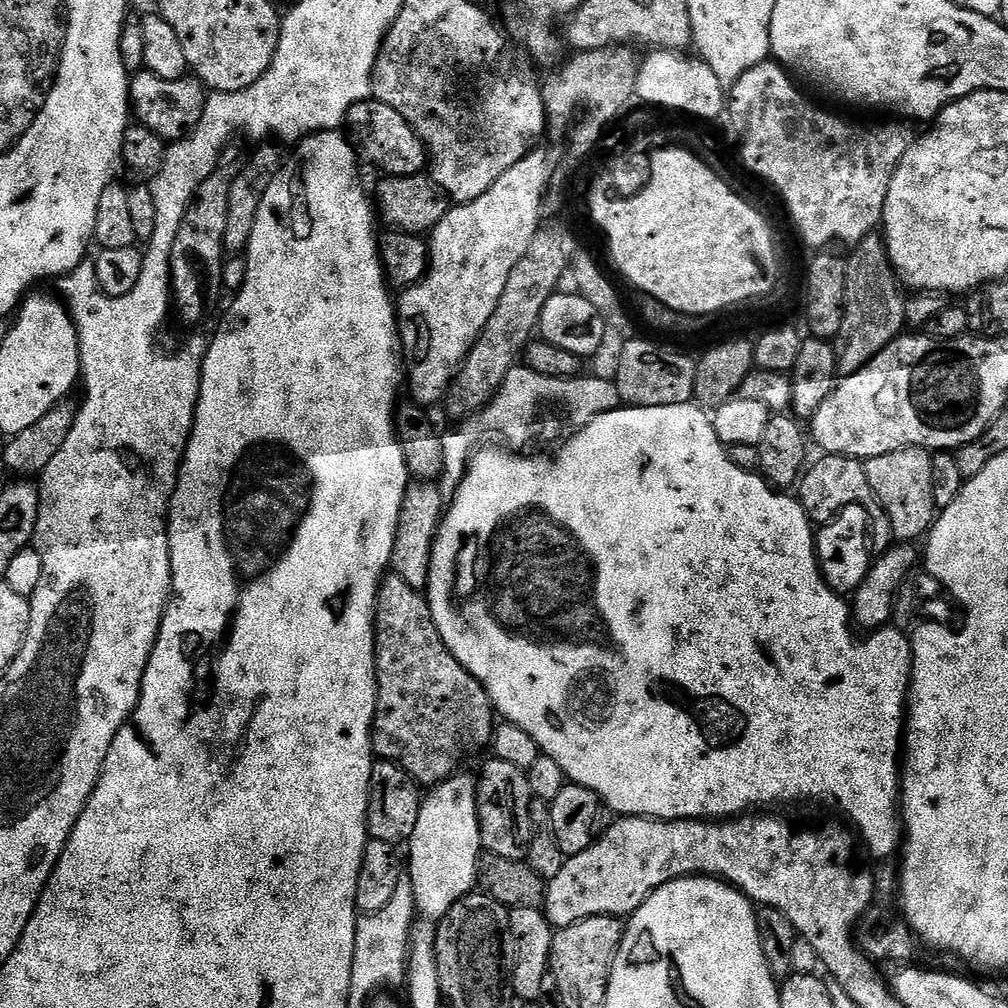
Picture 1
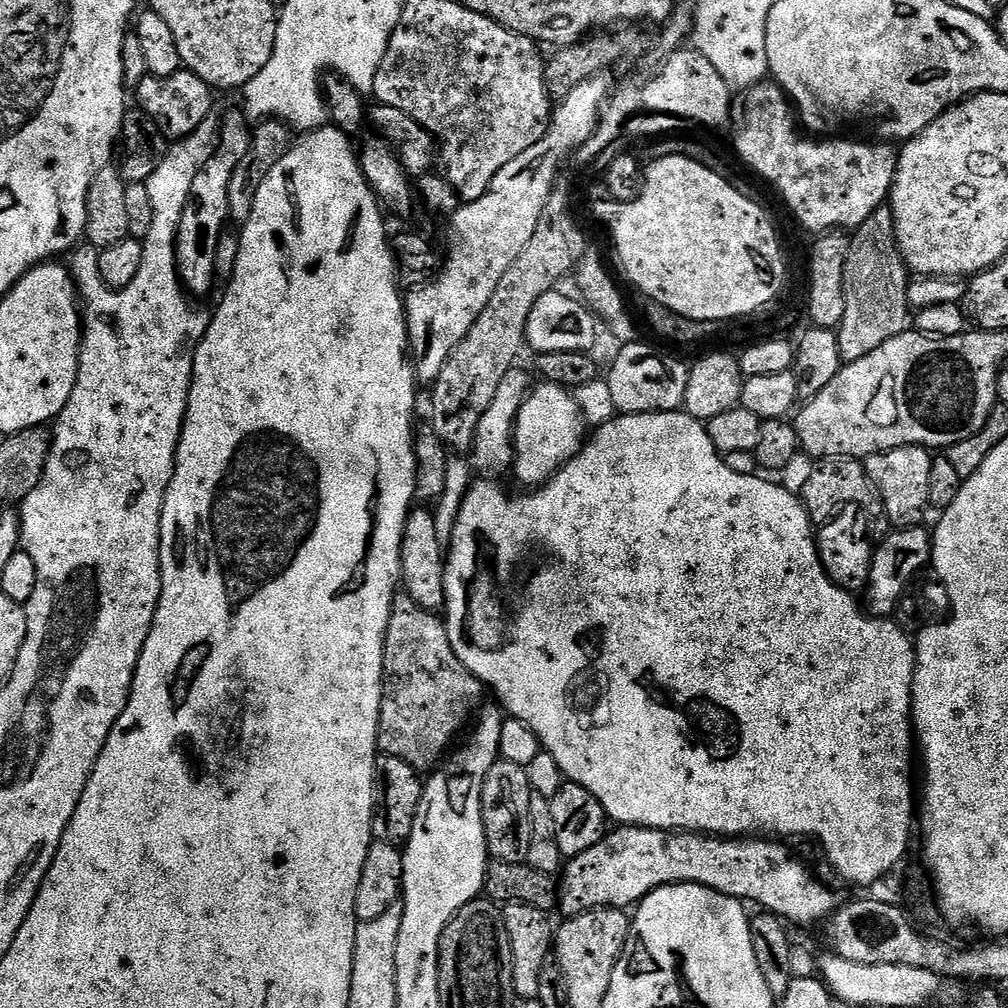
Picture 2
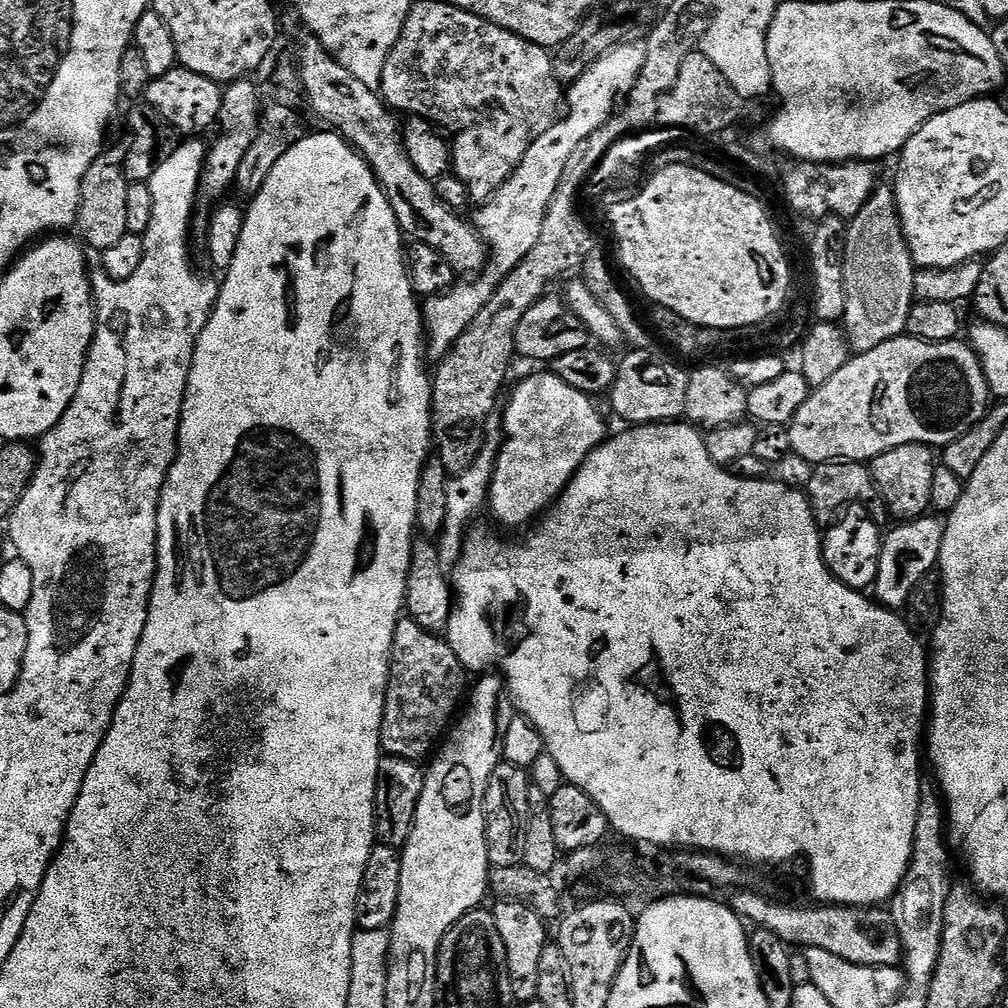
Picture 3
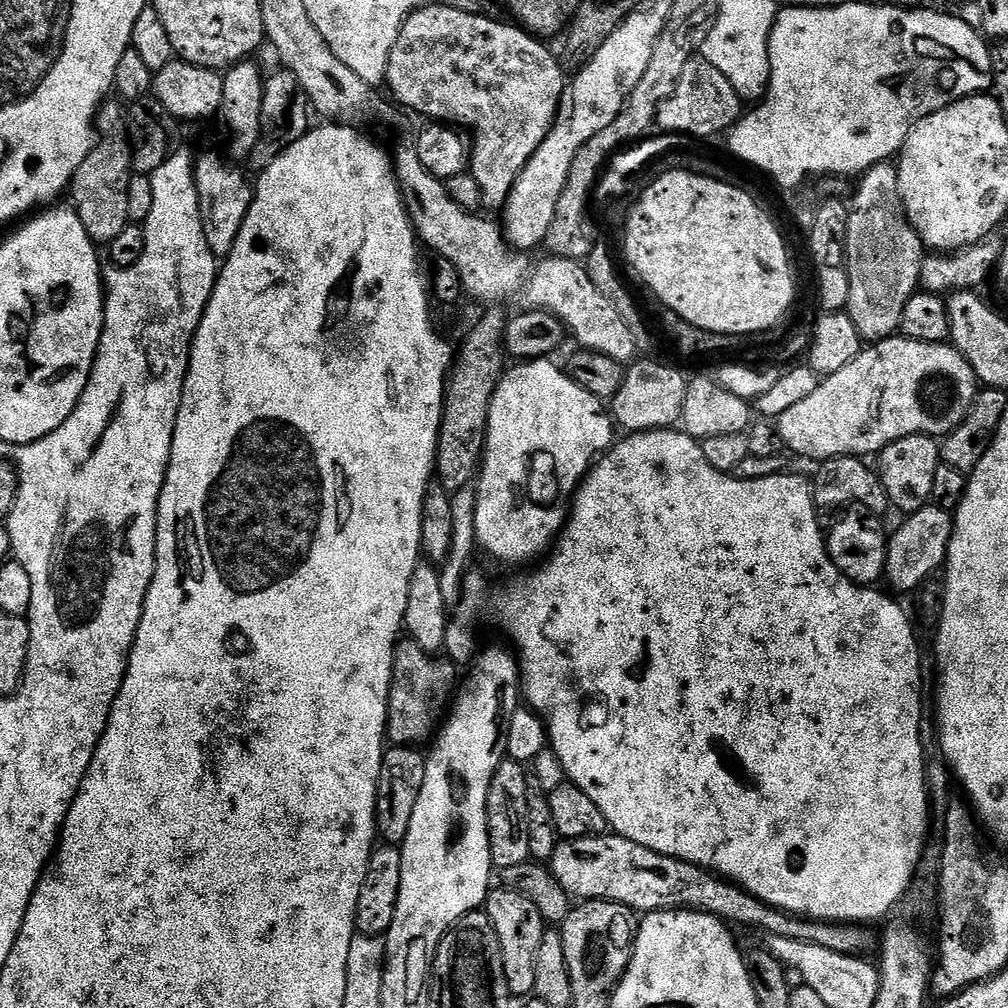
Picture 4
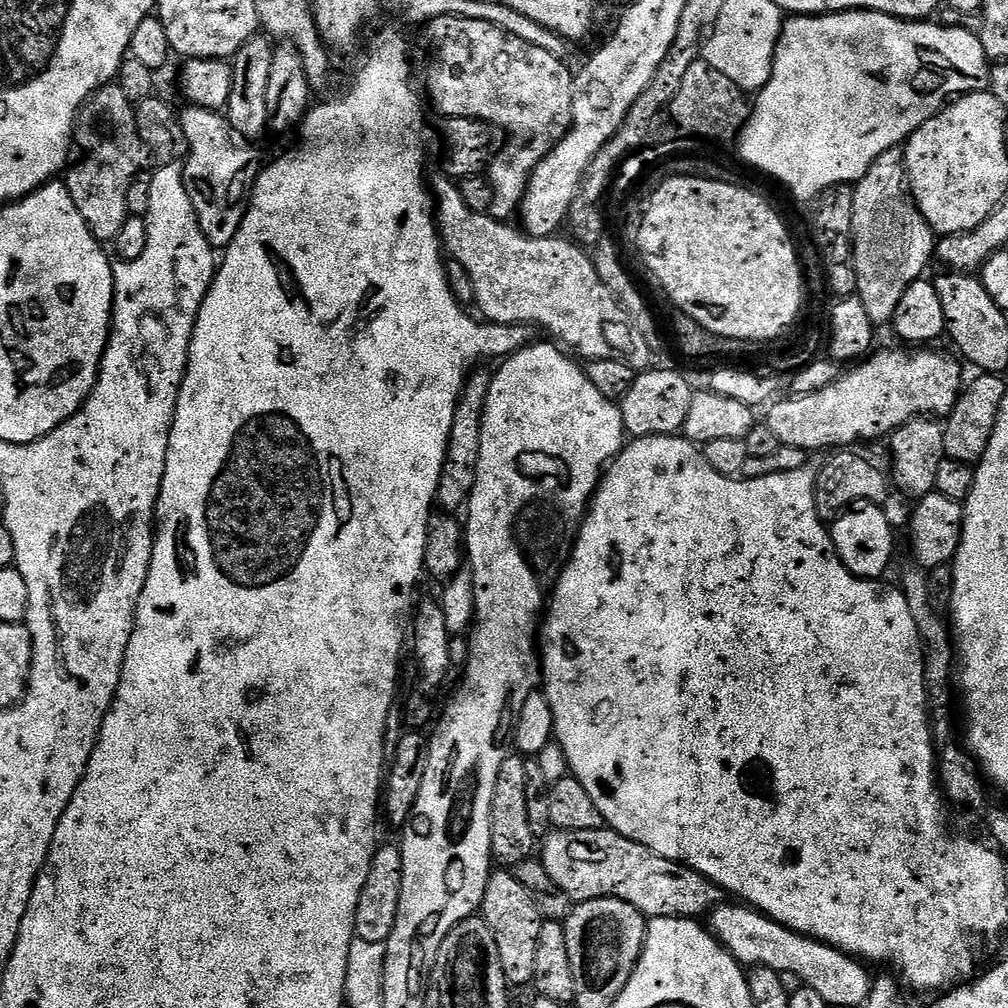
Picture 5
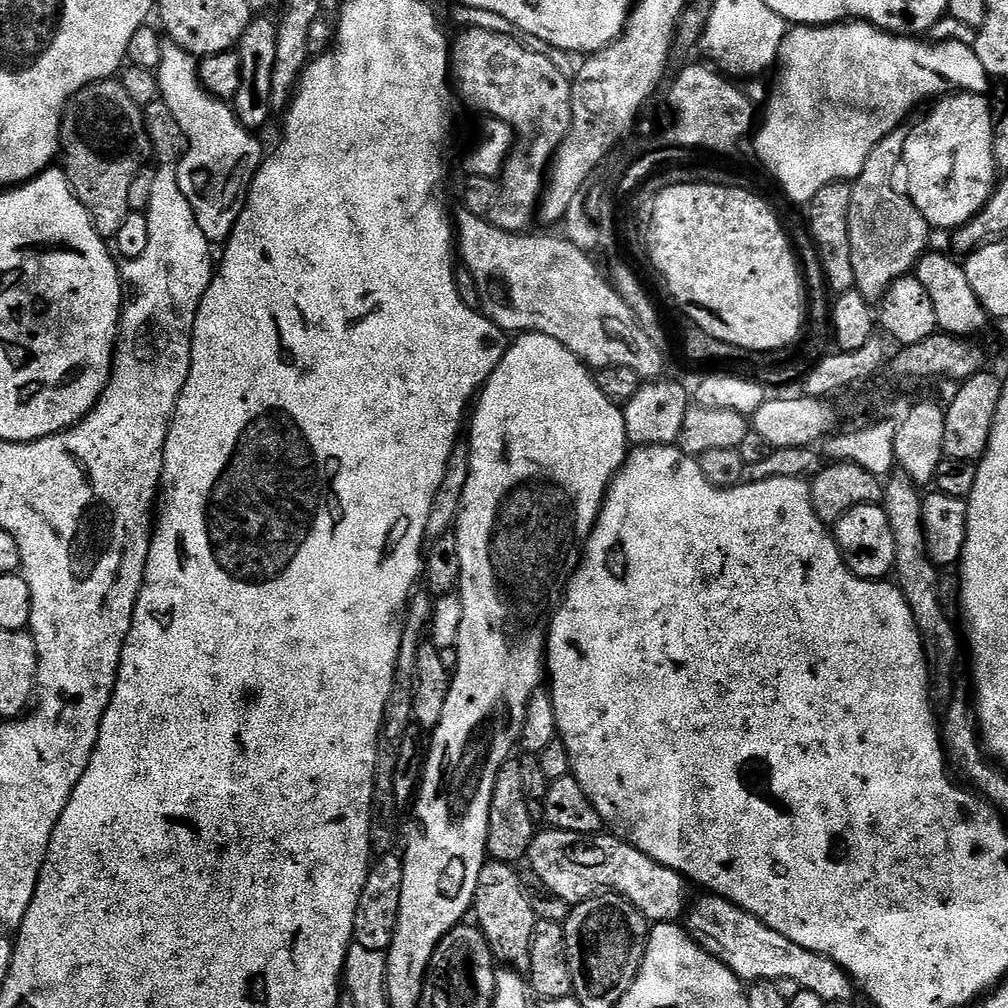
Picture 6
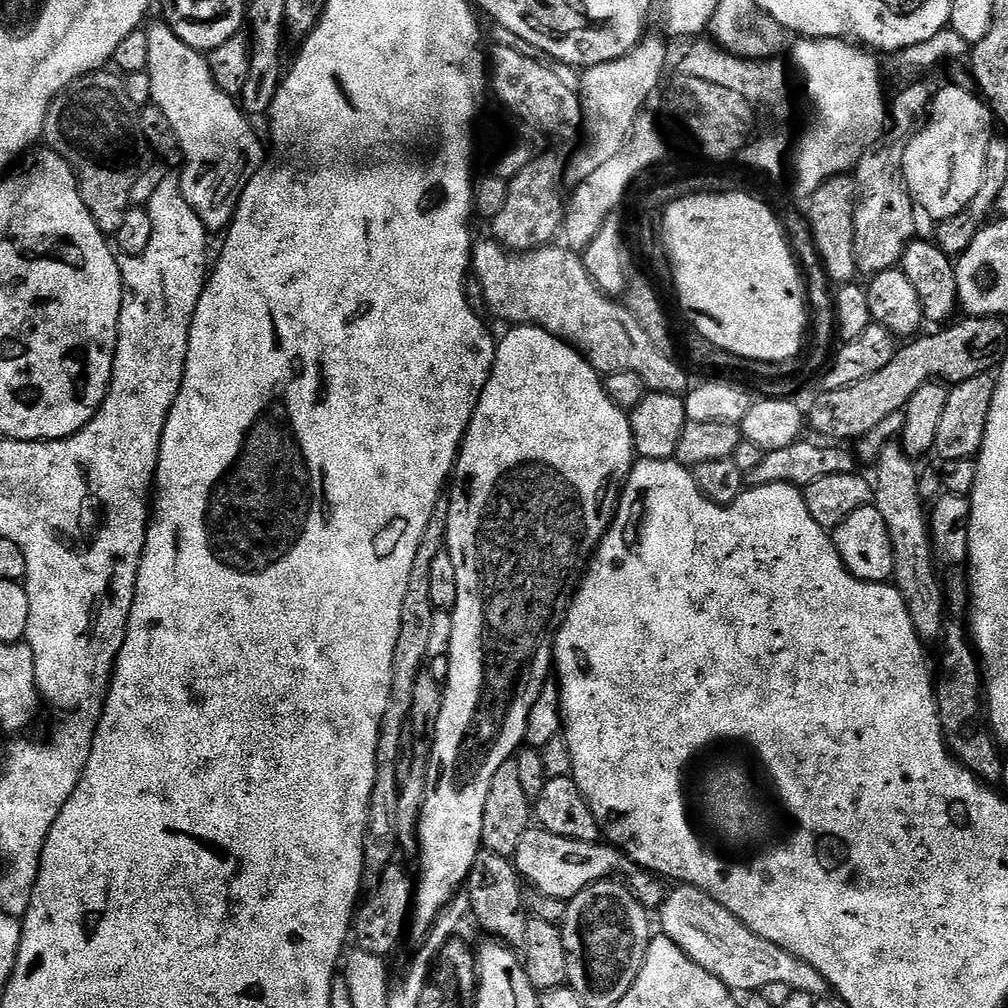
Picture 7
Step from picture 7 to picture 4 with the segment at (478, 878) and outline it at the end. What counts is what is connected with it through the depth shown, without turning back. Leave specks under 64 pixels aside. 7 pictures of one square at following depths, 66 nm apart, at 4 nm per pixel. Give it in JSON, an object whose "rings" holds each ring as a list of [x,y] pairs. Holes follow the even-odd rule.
{"rings":[[[503,886],[497,888],[497,892],[496,889],[489,891],[486,911],[490,922],[494,922],[498,946],[502,946],[502,970],[506,974],[506,986],[512,991],[513,997],[528,998],[534,993],[534,961],[538,958],[538,946],[542,946],[546,922],[530,898],[522,898],[522,894]]]}

